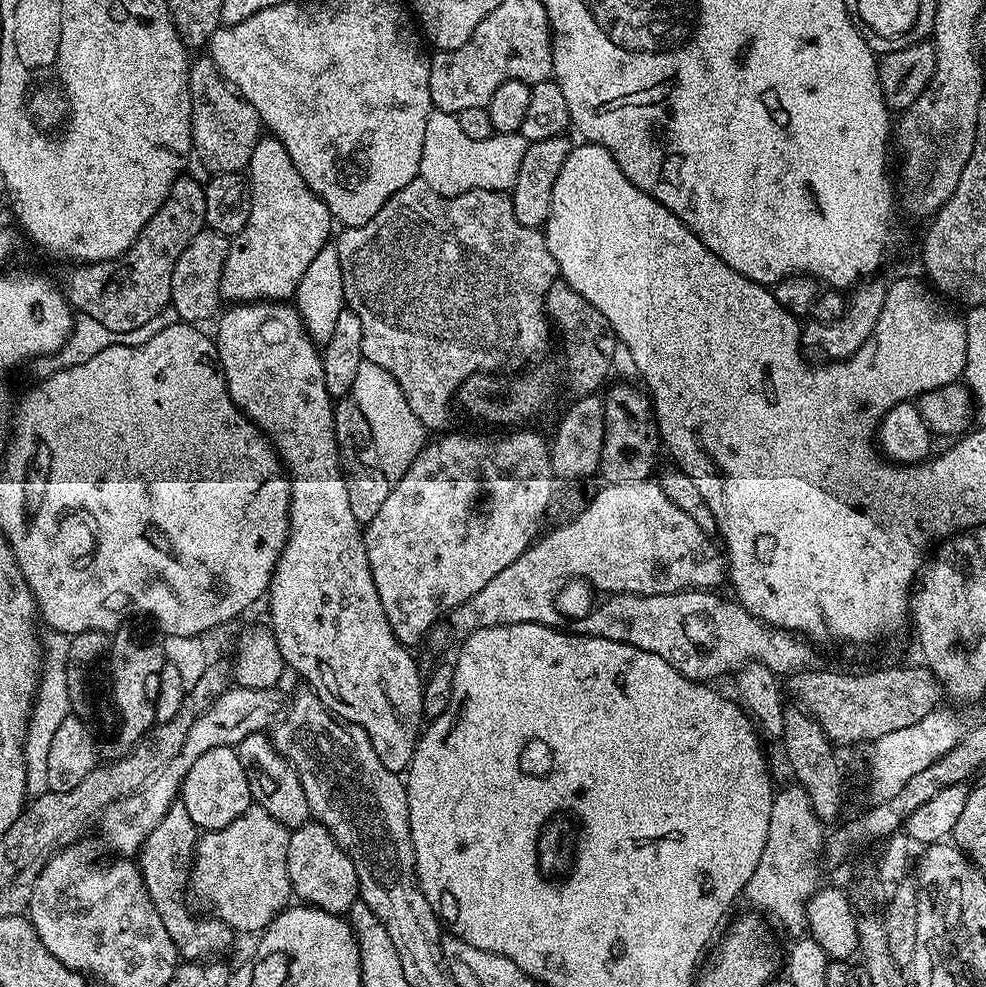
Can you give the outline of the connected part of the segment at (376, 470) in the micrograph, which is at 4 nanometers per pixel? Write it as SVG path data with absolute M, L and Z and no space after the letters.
M351 398L337 399L332 413L336 423L340 466L344 469L347 482L350 510L353 511L356 521L367 524L373 520L381 510L383 503L386 502L392 482L386 478L385 472L375 462L375 453L371 446L370 422L366 422L366 414L362 414L362 410L358 410L355 400Z

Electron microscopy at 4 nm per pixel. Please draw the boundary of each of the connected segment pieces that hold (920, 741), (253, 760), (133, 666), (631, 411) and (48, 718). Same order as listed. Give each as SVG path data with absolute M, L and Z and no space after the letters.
M944 706L935 708L930 714L926 714L926 718L922 718L922 722L914 722L914 726L894 730L894 734L882 734L882 738L871 741L869 748L872 749L868 752L868 788L872 791L873 801L894 798L894 794L898 794L898 790L902 790L902 786L906 786L906 782L914 778L914 774L921 773L922 770L926 770L926 766L938 762L947 752L954 750L954 746L960 741L962 727L960 728L959 718L954 713L947 712L946 708Z
M255 732L242 738L242 742L235 745L238 762L242 762L246 770L246 782L250 786L253 805L266 810L270 818L278 821L283 828L291 830L309 823L312 814L310 802L306 802L306 793L302 790L302 782L298 782L298 773L292 763L266 737L264 732Z
M125 622L111 633L110 647L106 652L106 661L108 668L112 671L112 700L116 703L116 712L120 715L120 733L116 736L116 752L123 754L129 748L133 748L140 739L156 723L156 695L158 694L158 678L160 671L165 664L164 646L159 639L143 640L142 637L136 636L136 632L131 628L131 623Z
M616 382L602 396L604 437L598 472L601 477L605 476L604 480L609 484L638 483L649 479L653 475L652 467L656 464L656 451L662 448L651 399L639 387L636 389L636 386L632 382Z
M45 631L42 636L42 671L40 690L32 706L32 715L28 721L28 731L24 738L24 765L28 796L35 798L48 791L46 782L46 757L50 754L50 741L58 726L70 715L70 694L66 690L66 666L70 654L70 637L64 632Z

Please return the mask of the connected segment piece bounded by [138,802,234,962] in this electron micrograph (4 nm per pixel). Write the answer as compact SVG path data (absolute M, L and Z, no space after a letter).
M177 802L170 806L162 822L158 822L154 830L150 830L138 853L140 877L144 879L146 890L158 910L158 918L162 918L162 926L166 926L166 934L170 934L177 953L188 962L204 962L212 958L208 956L224 956L231 950L234 939L230 925L211 914L195 916L188 909L189 901L184 901L180 897L183 892L185 895L190 884L192 858L196 854L197 839L196 823L192 821L190 814L186 814L186 806Z

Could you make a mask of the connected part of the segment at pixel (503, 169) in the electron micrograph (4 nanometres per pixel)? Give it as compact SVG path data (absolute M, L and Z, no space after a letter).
M434 110L426 118L426 134L422 142L419 179L425 180L439 196L461 196L474 190L507 193L518 178L518 166L526 158L530 141L519 132L493 134L485 140L468 137L458 126L458 118L450 112Z

